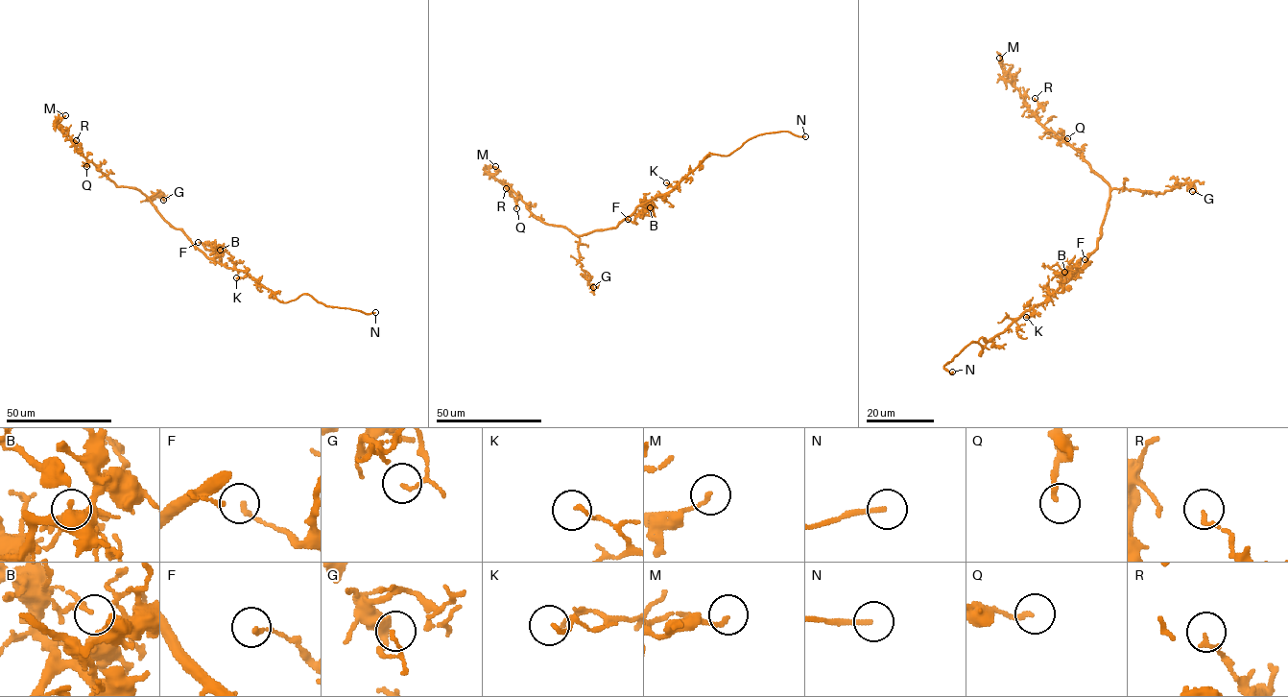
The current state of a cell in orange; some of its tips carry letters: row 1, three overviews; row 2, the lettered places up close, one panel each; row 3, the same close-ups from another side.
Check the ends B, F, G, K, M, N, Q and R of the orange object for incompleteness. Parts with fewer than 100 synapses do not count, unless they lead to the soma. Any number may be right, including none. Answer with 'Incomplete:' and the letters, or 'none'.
Incomplete: N

